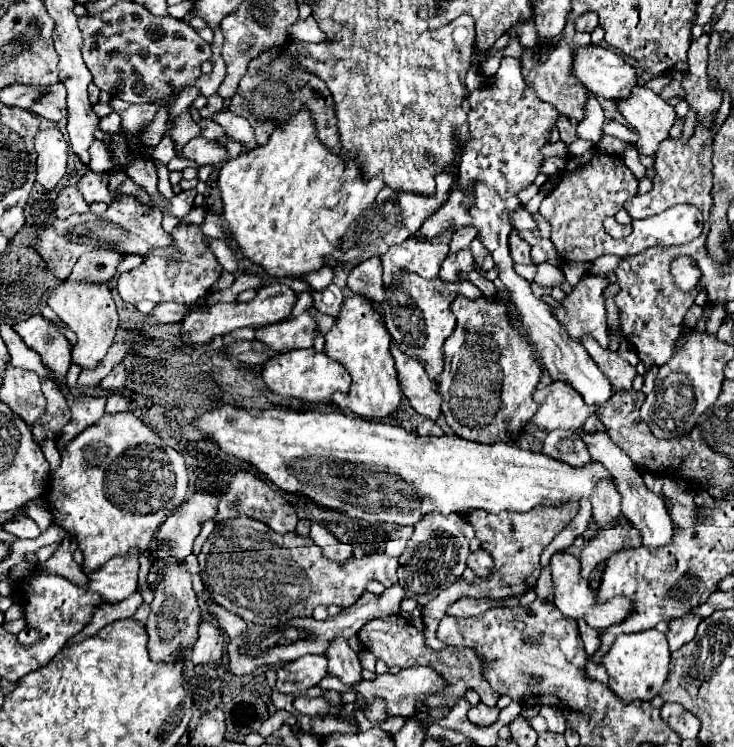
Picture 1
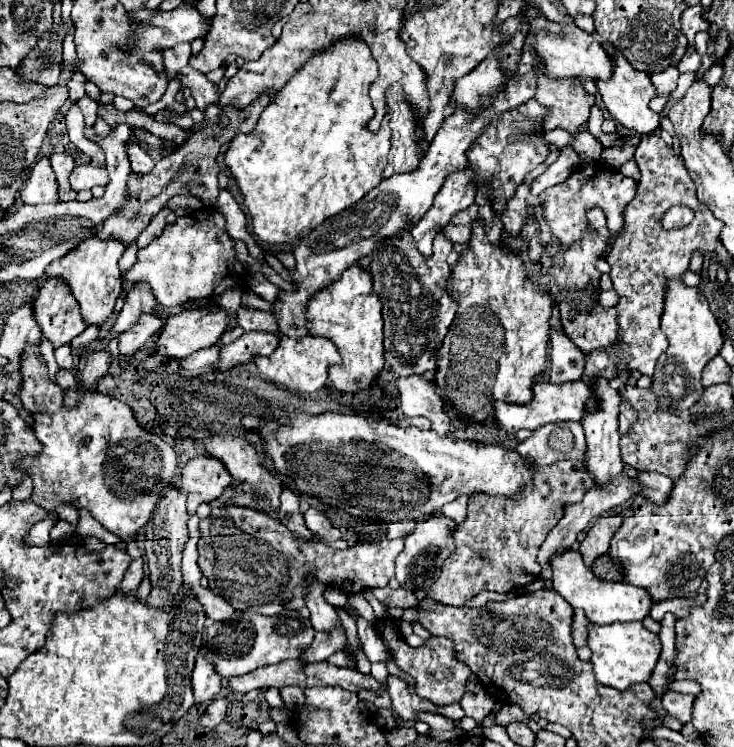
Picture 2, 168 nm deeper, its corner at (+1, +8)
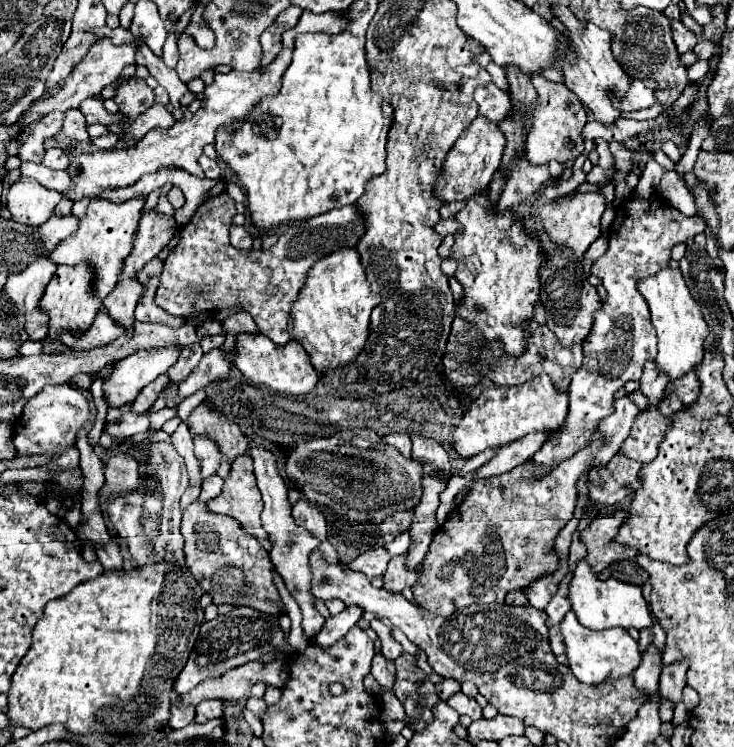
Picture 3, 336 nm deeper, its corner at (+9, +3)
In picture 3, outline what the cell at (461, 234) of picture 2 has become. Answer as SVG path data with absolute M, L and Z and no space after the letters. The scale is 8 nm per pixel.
M451 217L451 219L439 219L439 223L435 225L435 231L439 233L439 235L447 235L447 233L457 233L461 229L461 225Z

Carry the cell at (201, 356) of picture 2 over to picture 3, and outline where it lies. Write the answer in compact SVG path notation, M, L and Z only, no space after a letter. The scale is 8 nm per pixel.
M161 375L161 377L157 377L153 383L149 383L149 385L139 393L137 401L131 405L131 411L133 411L133 413L147 413L147 411L151 409L151 405L155 403L155 399L159 397L159 393L163 391L163 387L165 387L167 381L169 381L169 377L167 377L167 375Z

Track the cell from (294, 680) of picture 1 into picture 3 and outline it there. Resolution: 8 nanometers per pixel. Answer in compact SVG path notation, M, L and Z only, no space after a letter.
M357 605L347 607L343 613L329 617L321 629L321 633L315 637L315 643L321 647L333 645L335 641L339 641L343 635L347 635L347 631L351 627L355 627L355 623L363 617L363 609Z

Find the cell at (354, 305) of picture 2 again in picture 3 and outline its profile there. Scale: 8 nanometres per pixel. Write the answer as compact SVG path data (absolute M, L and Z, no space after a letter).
M343 247L319 259L309 269L307 279L291 305L291 337L303 345L317 371L347 365L365 345L369 331L369 315L381 297L371 293L359 251Z

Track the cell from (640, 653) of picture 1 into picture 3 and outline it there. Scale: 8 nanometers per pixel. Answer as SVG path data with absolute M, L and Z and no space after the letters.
M573 611L565 615L561 621L561 633L565 639L565 655L569 659L569 667L573 675L587 685L599 685L605 677L619 679L623 675L631 675L633 669L641 663L641 653L637 649L637 641L625 629L605 629L605 631L589 631L585 629Z

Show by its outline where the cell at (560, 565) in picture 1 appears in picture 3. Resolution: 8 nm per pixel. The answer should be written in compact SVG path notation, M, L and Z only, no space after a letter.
M585 561L577 563L575 575L569 585L569 599L571 599L571 609L575 611L579 623L587 629L593 629L593 631L603 631L609 627L645 629L645 627L653 625L649 605L643 599L639 585L623 583L613 577L607 581L601 581L601 579L597 579L597 575L591 571L591 567Z

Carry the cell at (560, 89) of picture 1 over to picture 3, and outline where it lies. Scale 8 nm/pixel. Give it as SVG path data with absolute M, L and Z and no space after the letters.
M533 77L533 87L537 91L537 103L533 109L533 125L527 135L527 147L525 155L529 163L541 165L549 161L567 163L571 159L577 159L583 153L583 137L581 129L587 123L587 113L581 101L563 83L553 83L543 77Z

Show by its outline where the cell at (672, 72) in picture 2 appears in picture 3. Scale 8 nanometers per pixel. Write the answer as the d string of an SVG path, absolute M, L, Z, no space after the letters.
M631 81L629 89L621 97L615 97L615 89L611 91L611 103L621 113L639 111L657 103L653 97L655 89L657 89L655 81Z

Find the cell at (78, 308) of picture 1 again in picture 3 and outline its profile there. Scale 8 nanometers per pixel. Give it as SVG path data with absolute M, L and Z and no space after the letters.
M133 197L123 203L113 203L107 199L93 199L87 205L85 217L79 221L77 233L63 239L51 251L51 259L57 265L61 265L61 263L77 265L81 261L87 263L95 273L95 285L93 285L95 295L103 301L109 295L109 291L117 285L117 277L123 267L123 261L133 251L133 237L135 237L139 219L141 219L143 205L145 205L145 197Z

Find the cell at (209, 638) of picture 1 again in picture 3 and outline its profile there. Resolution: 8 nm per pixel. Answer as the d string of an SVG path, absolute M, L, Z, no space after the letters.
M177 705L171 707L171 717L167 721L167 727L169 729L181 729L185 725L189 725L191 721L195 719L195 707L185 707L185 709L179 709Z

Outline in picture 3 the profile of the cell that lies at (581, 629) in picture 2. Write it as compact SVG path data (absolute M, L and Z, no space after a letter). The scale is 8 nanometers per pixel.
M555 625L555 627L549 629L549 645L551 645L551 651L553 651L555 655L561 655L561 653L563 653L563 641L561 641L559 625Z

